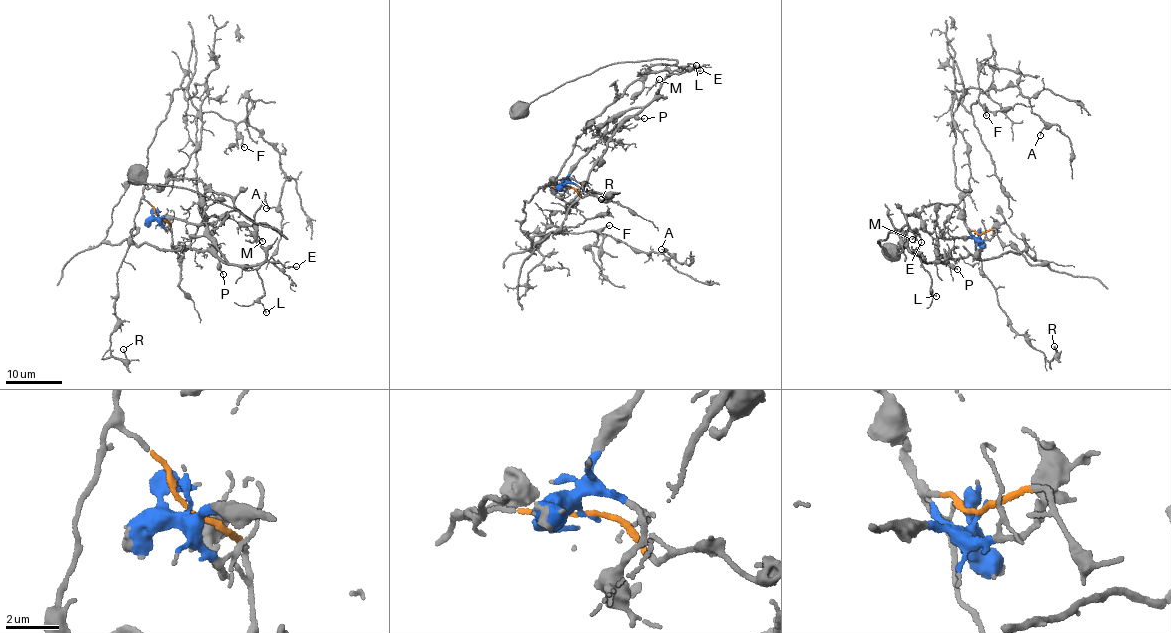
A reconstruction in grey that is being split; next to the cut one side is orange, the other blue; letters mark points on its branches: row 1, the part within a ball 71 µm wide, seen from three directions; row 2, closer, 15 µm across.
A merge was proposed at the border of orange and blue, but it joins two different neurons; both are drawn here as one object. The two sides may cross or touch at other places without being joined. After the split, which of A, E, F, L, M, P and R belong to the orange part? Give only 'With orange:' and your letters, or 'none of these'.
With orange: A, F, R

